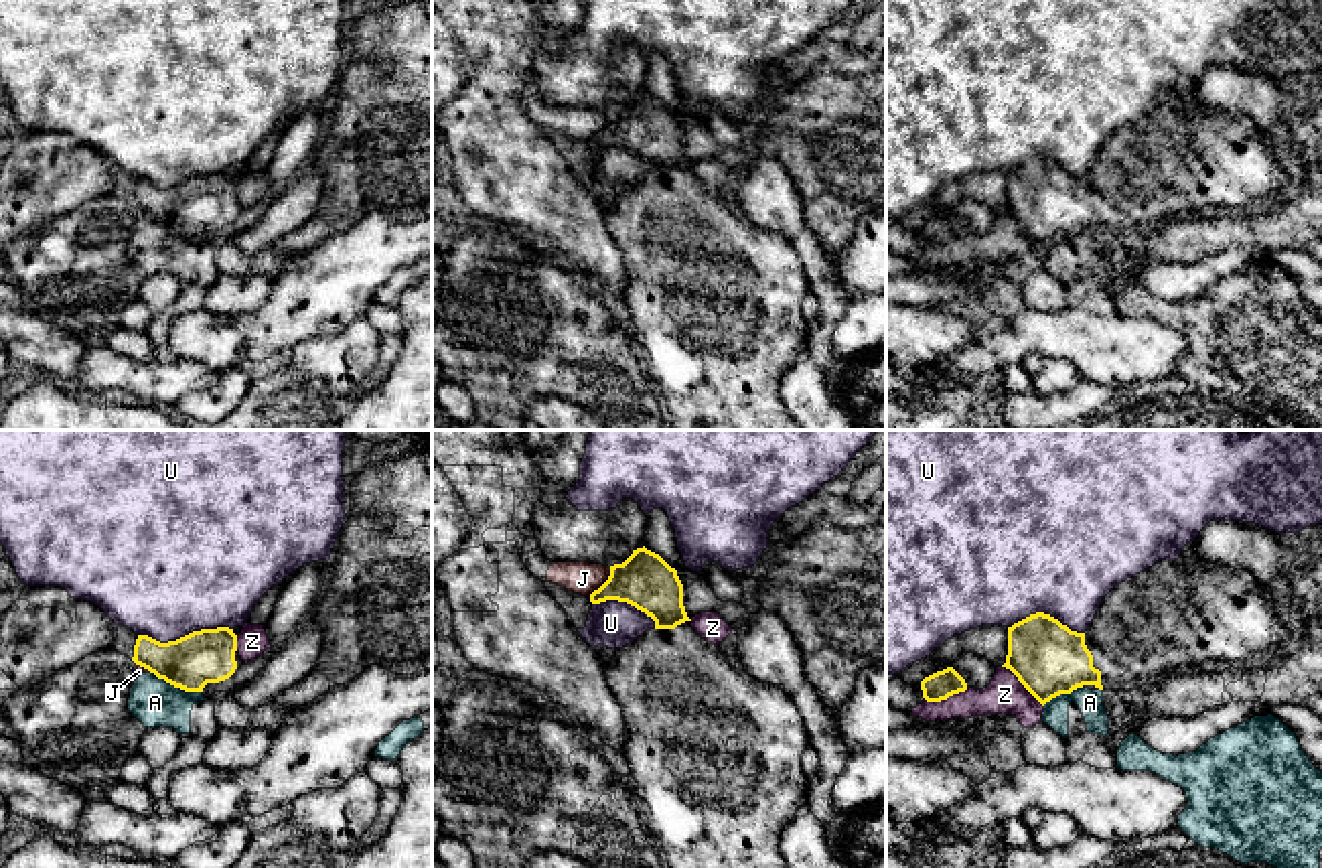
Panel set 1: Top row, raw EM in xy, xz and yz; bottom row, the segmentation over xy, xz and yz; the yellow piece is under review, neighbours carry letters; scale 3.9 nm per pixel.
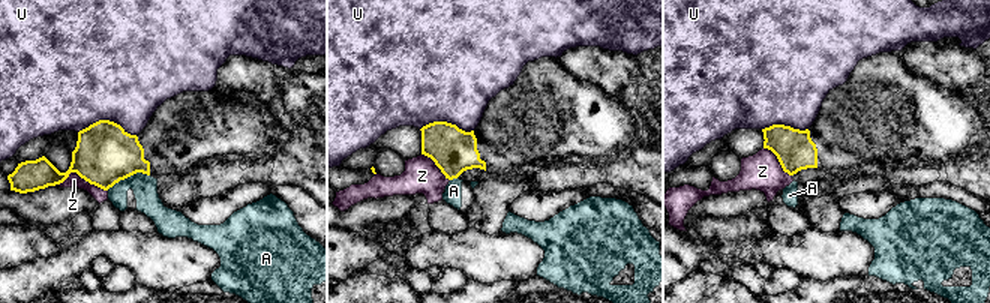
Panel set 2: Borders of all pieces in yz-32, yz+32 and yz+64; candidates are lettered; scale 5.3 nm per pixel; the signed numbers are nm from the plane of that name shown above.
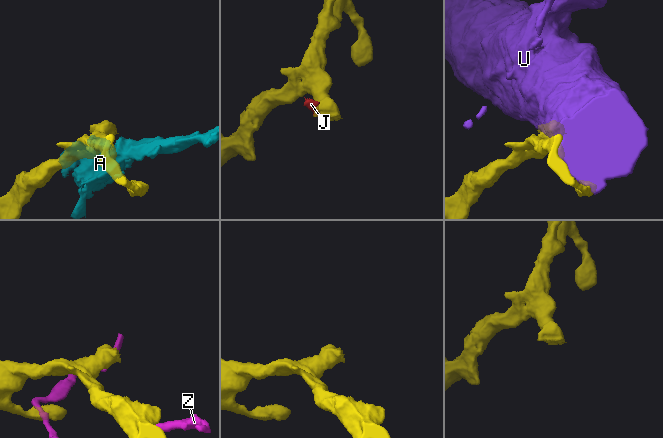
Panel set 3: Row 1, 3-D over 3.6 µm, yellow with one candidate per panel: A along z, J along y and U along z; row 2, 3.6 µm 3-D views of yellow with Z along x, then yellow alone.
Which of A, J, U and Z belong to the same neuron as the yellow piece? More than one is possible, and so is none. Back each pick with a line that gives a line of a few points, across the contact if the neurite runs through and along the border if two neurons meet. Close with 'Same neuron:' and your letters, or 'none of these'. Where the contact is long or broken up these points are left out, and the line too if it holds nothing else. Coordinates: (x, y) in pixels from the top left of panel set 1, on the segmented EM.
Same neuron: none of these

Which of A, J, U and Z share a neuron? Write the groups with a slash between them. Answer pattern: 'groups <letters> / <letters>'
groups A J / U / Z

